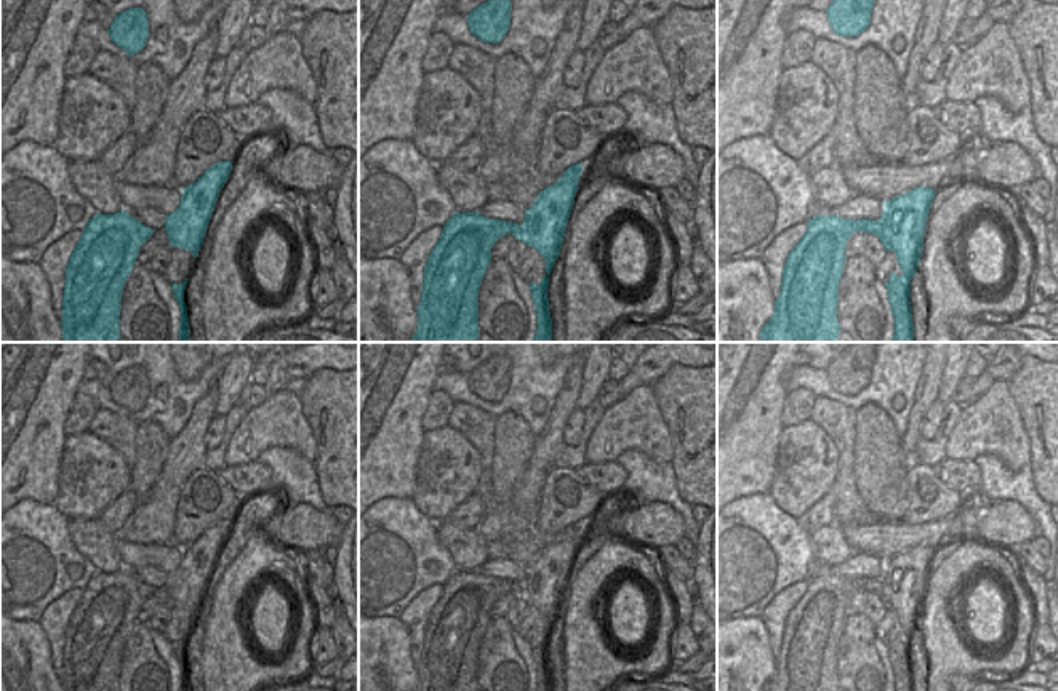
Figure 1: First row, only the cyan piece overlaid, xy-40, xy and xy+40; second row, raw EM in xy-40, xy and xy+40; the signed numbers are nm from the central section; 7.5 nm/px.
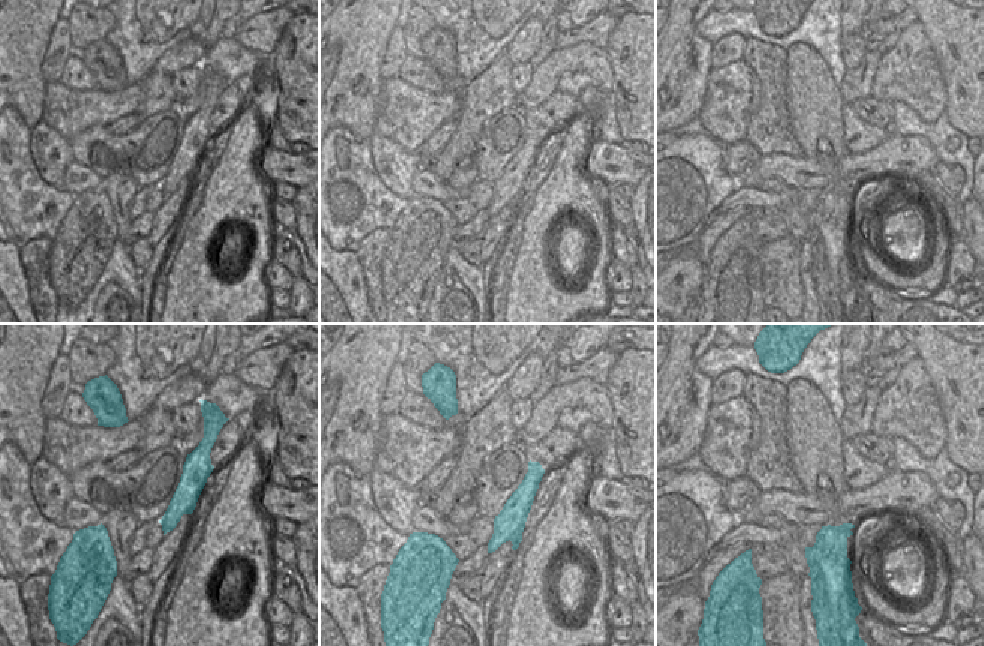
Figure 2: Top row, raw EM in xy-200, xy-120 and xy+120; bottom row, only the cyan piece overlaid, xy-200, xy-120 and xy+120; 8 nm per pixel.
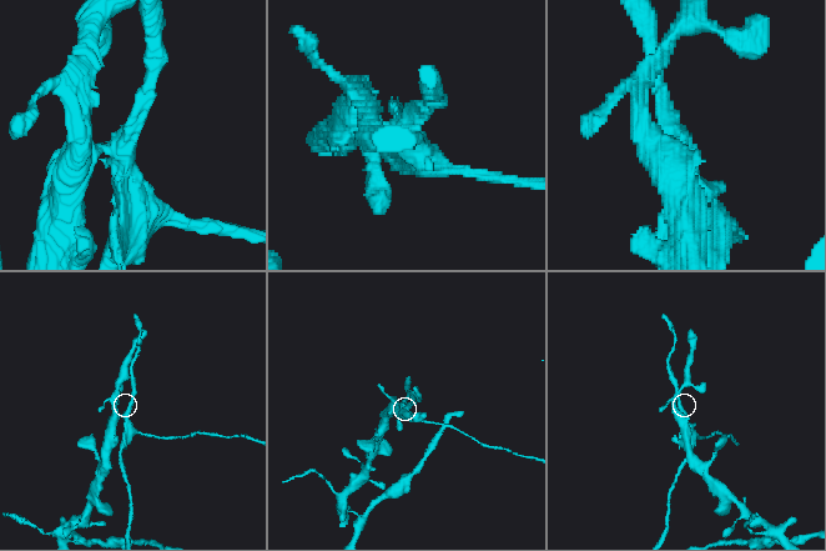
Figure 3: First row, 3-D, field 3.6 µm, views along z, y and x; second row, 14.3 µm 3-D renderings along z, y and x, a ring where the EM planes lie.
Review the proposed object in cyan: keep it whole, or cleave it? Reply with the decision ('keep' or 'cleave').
cleave

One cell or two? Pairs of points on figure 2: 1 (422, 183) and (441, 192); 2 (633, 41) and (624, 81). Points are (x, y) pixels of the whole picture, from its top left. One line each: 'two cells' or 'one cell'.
1: one cell
2: one cell

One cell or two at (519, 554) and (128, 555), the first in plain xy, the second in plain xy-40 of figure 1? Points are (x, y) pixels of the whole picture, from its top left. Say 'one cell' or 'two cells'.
one cell

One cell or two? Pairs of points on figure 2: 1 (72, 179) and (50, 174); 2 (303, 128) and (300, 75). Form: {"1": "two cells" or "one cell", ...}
{"1": "two cells", "2": "one cell"}

